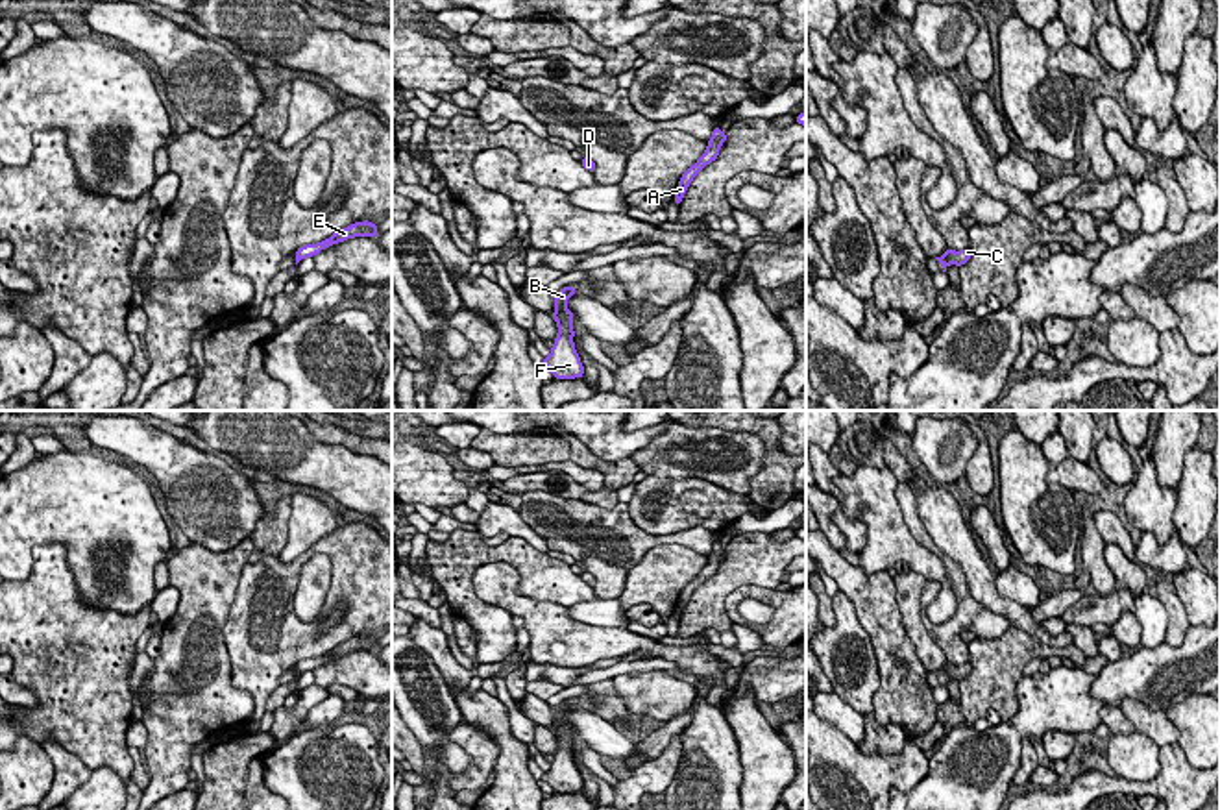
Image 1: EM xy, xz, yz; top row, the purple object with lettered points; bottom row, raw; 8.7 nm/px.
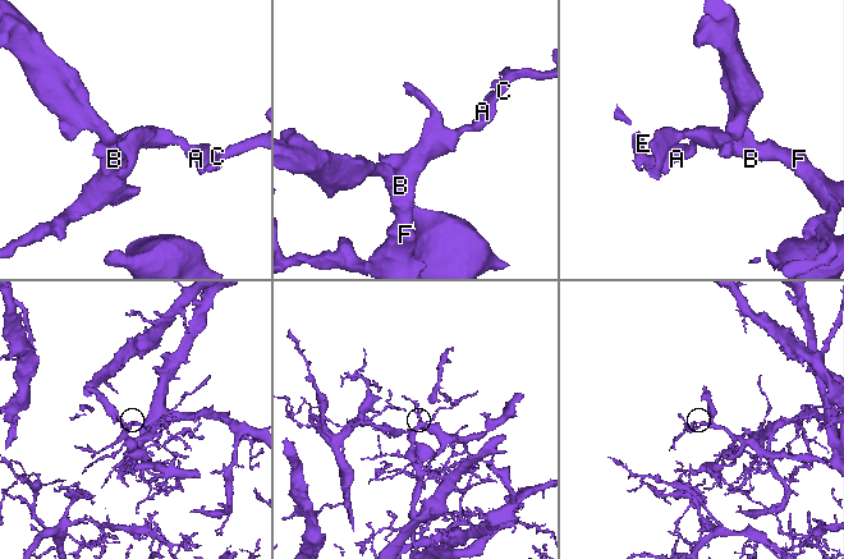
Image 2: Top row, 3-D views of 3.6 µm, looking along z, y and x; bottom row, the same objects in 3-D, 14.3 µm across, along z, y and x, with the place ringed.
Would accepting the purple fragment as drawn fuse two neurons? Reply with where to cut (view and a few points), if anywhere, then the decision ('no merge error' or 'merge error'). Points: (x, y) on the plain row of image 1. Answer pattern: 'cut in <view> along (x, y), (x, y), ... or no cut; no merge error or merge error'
no cut; no merge error

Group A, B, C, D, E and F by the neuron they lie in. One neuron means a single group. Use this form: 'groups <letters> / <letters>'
groups A B C D E F

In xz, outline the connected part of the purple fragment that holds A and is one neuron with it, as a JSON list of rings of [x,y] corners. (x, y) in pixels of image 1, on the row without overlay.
[[[719,540],[714,542],[712,546],[712,553],[706,557],[708,562],[704,564],[704,568],[699,571],[699,575],[695,579],[691,579],[680,592],[678,595],[678,601],[677,601],[677,607],[675,607],[675,612],[673,616],[677,620],[680,620],[691,594],[706,581],[710,579],[712,575],[717,573],[719,570],[719,564],[721,564],[721,558],[726,557],[726,547],[721,546]]]

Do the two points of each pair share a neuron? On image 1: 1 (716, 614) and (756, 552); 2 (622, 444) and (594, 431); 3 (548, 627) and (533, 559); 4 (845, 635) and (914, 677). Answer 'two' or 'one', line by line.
1: one
2: one
3: two
4: two

